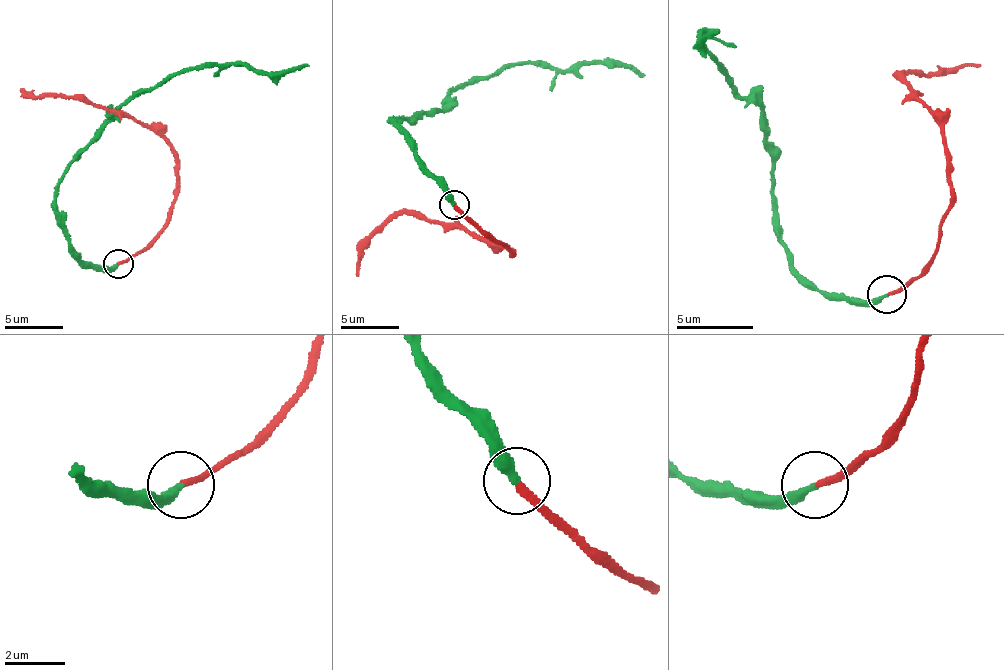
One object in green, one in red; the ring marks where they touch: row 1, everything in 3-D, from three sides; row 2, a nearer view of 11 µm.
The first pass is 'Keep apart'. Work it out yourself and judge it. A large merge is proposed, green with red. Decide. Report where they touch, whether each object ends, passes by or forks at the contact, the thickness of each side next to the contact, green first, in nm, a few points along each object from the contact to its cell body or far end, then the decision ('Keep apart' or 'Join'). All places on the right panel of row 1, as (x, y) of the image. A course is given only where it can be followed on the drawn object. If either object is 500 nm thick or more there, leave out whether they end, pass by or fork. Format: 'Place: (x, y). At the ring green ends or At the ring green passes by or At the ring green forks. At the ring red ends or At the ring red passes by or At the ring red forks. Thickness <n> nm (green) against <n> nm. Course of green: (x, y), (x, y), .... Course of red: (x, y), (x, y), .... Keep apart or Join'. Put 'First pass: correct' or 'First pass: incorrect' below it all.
Place: (886, 294). At the ring green ends. At the ring red ends. Thickness 320 nm (green) against 240 nm. Course of green: (885, 295), (828, 299), (797, 272), (778, 234), (766, 115), (736, 92), (701, 46), (717, 30). Course of red: (885, 295), (905, 287), (935, 257), (951, 211), (951, 153), (939, 122), (897, 76), (981, 65). Join
First pass: incorrect

